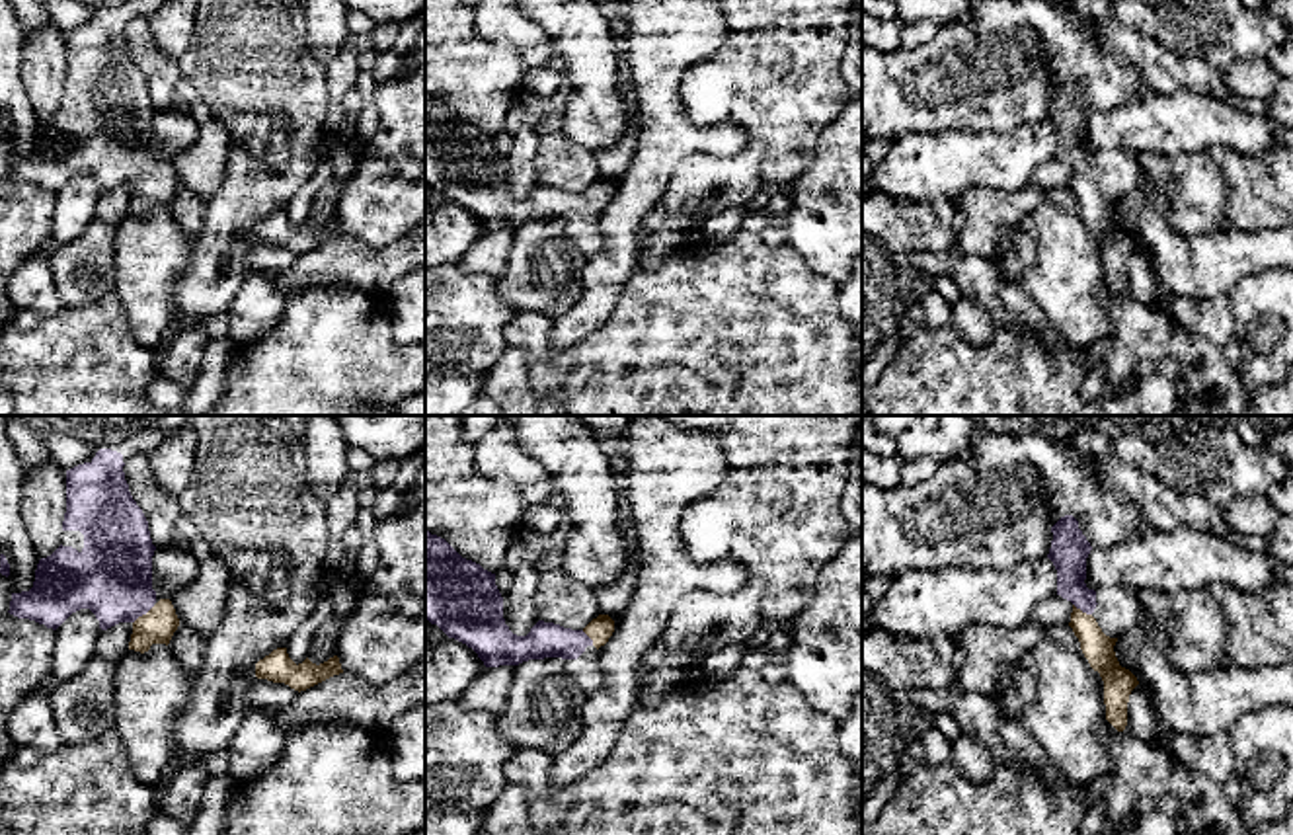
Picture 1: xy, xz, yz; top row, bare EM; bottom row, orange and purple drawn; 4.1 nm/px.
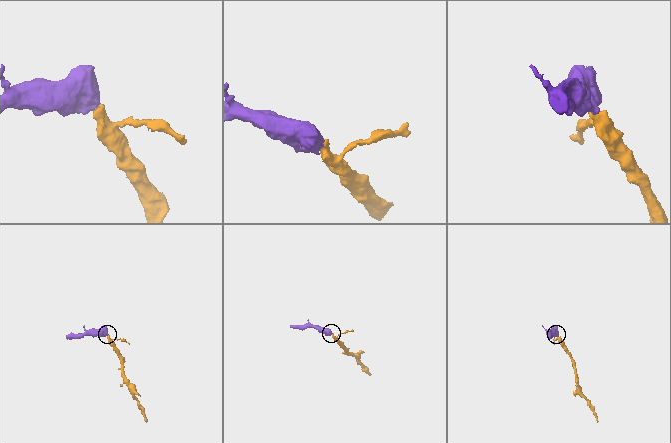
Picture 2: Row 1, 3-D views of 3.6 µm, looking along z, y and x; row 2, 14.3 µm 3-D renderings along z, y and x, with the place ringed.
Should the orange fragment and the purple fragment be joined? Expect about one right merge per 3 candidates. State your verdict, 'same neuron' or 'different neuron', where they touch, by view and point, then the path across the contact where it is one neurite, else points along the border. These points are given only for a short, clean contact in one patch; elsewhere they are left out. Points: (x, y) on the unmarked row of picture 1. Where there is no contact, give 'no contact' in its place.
same neuron; meets orange in xy at (143, 178); runs through xy (156, 190), (143, 178), (116, 149), (112, 139)

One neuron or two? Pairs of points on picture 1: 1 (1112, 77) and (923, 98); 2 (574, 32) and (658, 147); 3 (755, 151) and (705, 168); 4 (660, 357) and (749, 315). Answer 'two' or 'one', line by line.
1: one
2: two
3: one
4: one

